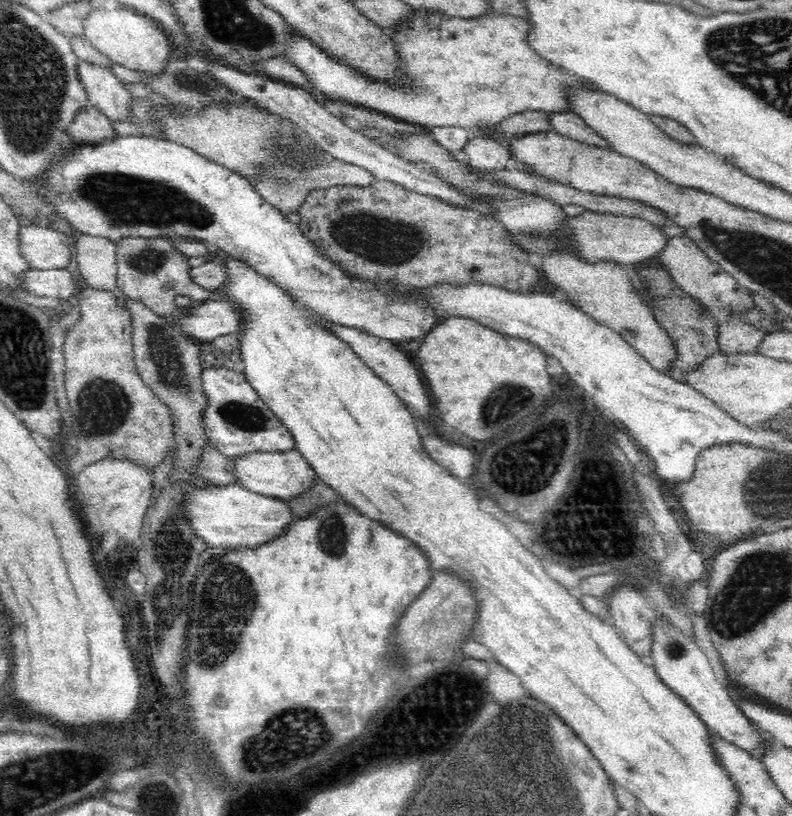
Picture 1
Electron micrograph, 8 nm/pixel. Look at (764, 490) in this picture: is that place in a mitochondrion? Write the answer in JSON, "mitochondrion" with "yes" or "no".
{"mitochondrion":"yes"}

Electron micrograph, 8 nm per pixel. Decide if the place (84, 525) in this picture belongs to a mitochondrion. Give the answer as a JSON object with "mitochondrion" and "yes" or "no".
{"mitochondrion":"no"}

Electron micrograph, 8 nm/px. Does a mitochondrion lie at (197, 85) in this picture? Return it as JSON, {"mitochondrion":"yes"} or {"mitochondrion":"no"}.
{"mitochondrion":"yes"}

